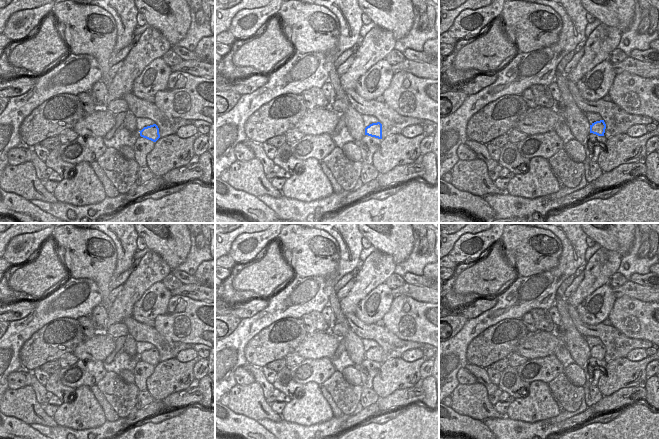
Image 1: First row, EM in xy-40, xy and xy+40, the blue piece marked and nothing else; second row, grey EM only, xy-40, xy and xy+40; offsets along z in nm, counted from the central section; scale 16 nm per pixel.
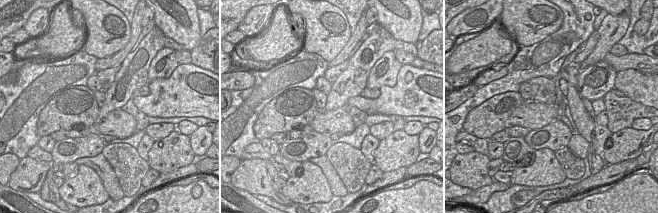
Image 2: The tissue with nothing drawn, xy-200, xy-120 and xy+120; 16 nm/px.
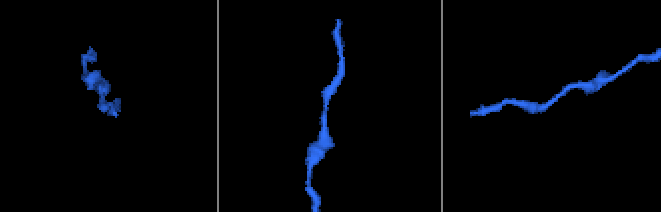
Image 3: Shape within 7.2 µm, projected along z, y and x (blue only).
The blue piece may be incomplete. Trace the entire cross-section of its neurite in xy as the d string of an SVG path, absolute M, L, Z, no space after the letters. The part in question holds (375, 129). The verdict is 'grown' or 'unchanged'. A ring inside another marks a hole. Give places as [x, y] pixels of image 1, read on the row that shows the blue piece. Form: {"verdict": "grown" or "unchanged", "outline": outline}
{"verdict": "unchanged", "outline": "M380 122L370 124L365 128L365 135L382 139L382 124Z"}

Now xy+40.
{"verdict": "unchanged", "outline": "M604 120L596 121L590 125L590 133L598 136L604 136L606 124Z"}

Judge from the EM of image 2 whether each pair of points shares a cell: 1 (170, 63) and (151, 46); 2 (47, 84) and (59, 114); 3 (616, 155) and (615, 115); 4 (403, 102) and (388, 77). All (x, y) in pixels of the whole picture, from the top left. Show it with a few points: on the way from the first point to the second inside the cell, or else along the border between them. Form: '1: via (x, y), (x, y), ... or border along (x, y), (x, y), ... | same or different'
1: border along (163, 47), (152, 59), (147, 73) | different
2: border along (72, 86), (61, 88), (42, 109), (38, 117) | different
3: border along (631, 127), (625, 127), (612, 134) | different
4: border along (402, 65), (397, 82), (393, 86), (378, 88) | different

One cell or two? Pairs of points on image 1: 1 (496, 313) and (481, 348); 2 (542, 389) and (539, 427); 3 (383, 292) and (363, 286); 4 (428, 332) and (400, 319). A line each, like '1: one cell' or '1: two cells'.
1: two cells
2: two cells
3: two cells
4: one cell

